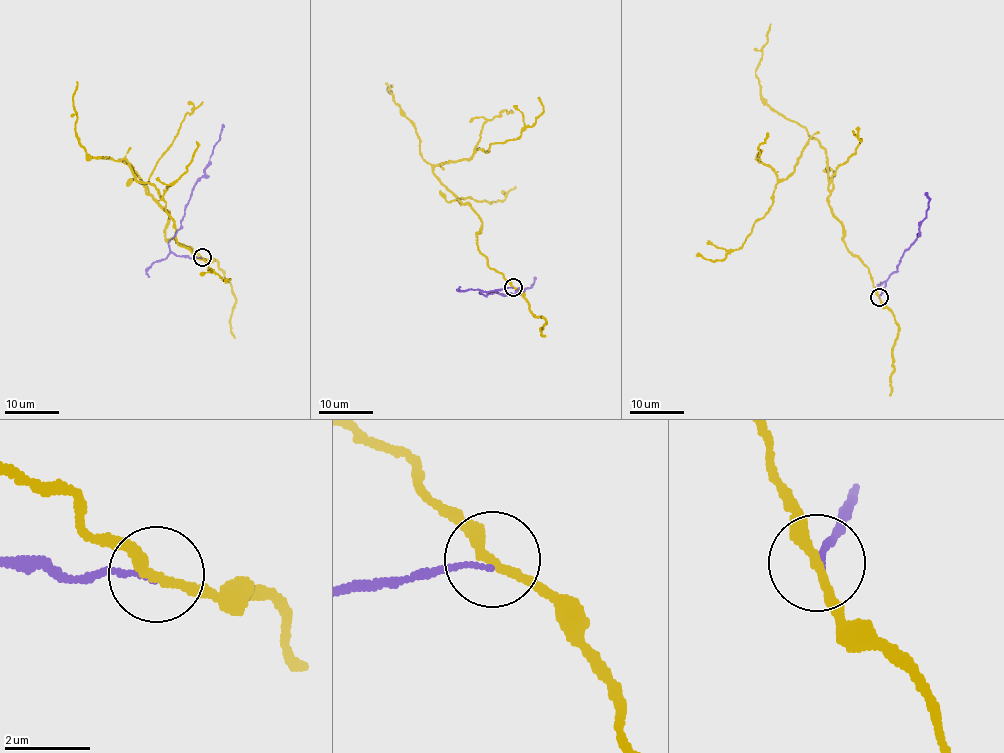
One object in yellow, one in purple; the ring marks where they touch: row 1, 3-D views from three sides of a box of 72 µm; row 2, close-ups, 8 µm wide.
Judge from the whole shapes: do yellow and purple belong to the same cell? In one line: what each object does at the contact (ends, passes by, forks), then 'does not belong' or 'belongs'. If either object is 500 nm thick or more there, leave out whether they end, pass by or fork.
yellow passes by; purple ends there; does not belong

